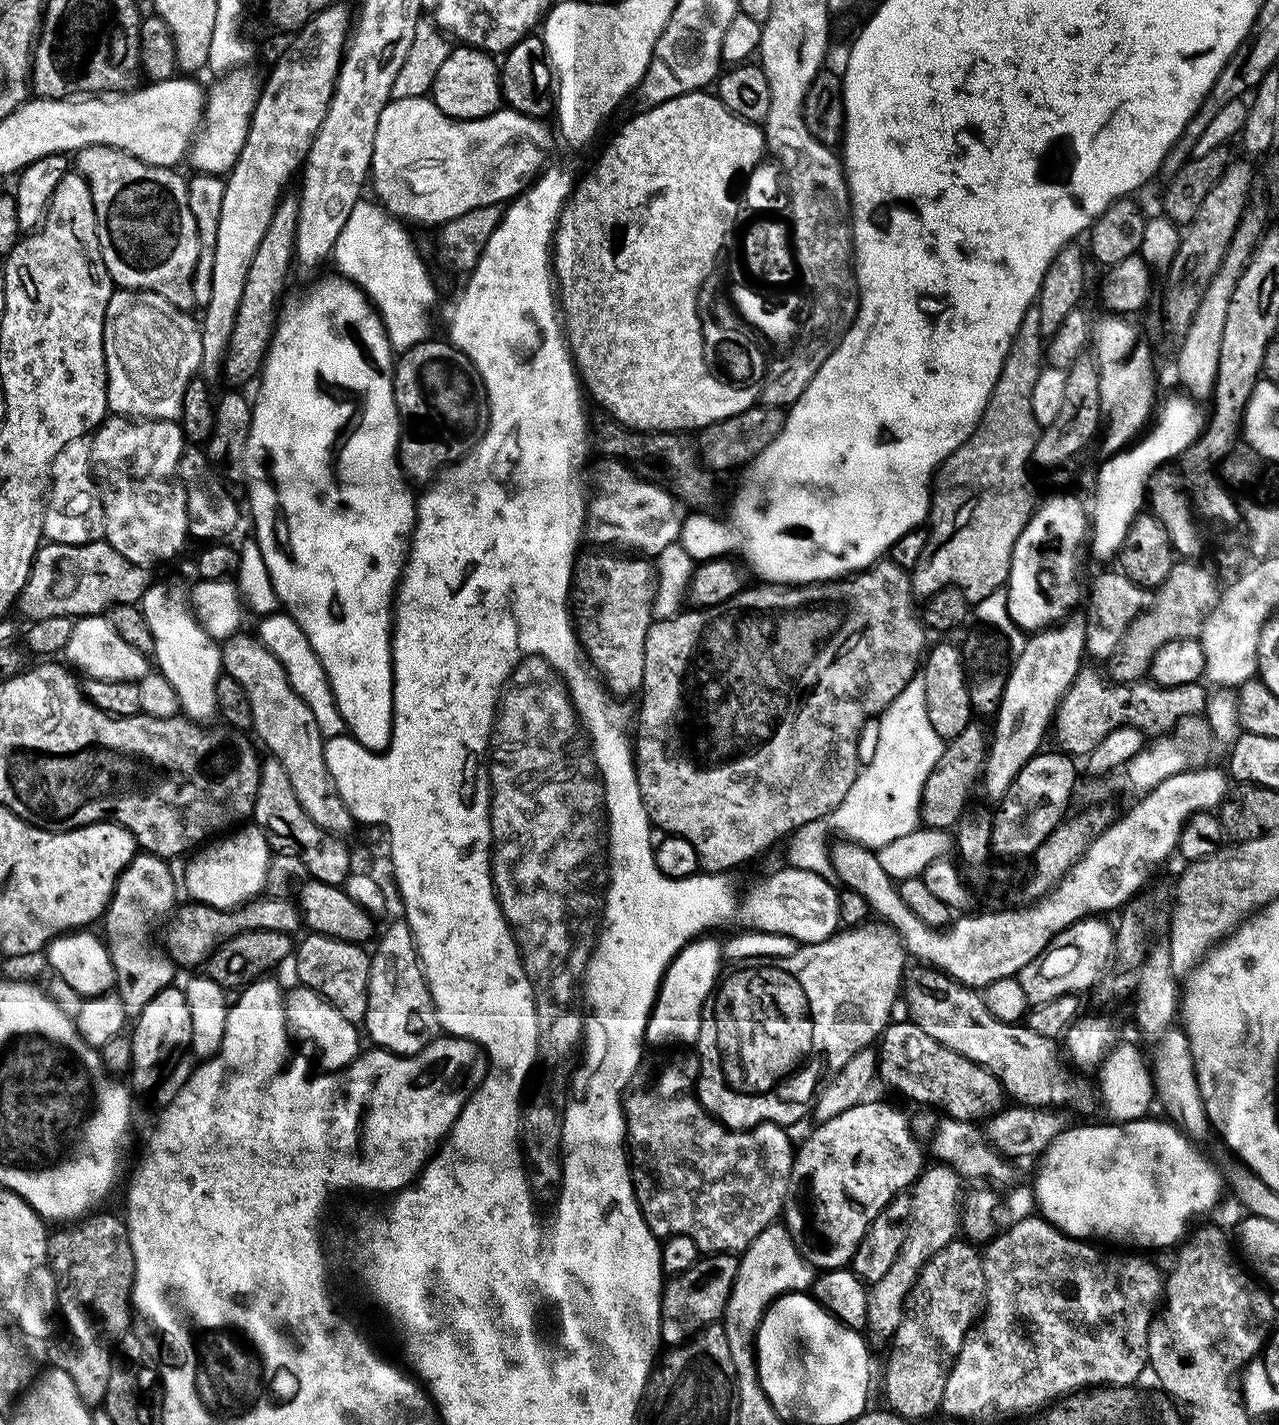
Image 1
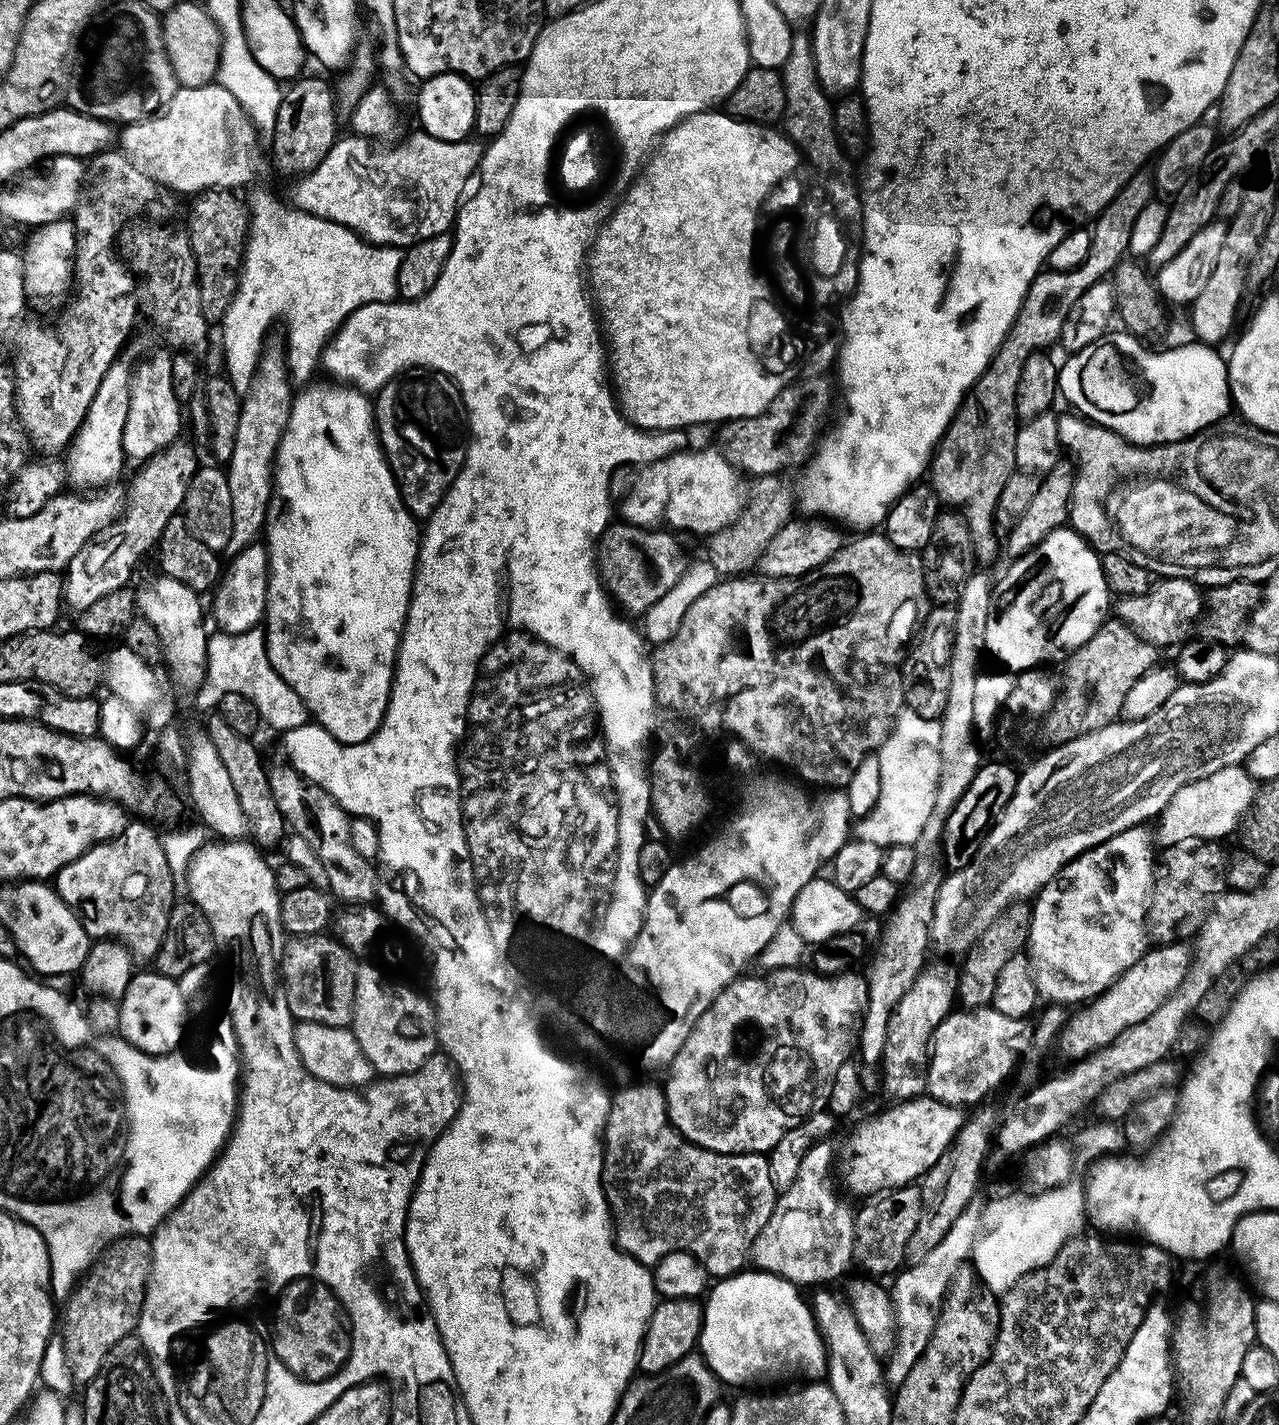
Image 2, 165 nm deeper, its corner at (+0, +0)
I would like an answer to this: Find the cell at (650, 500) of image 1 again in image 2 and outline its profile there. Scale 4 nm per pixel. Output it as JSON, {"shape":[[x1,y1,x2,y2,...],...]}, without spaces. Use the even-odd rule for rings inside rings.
{"shape":[[719,447,704,448,701,452,688,452,681,450,673,452,664,460,656,460,653,464,645,464,639,469,636,481,632,484,632,489,628,492,628,497,624,501,619,501,618,512,629,524,641,526,659,525,659,520,663,518,669,529,689,528,692,532,704,532,711,534,718,528,727,528,733,520,739,517,746,507,746,501,750,496,750,488,744,485,745,477,737,469,733,468]]}

